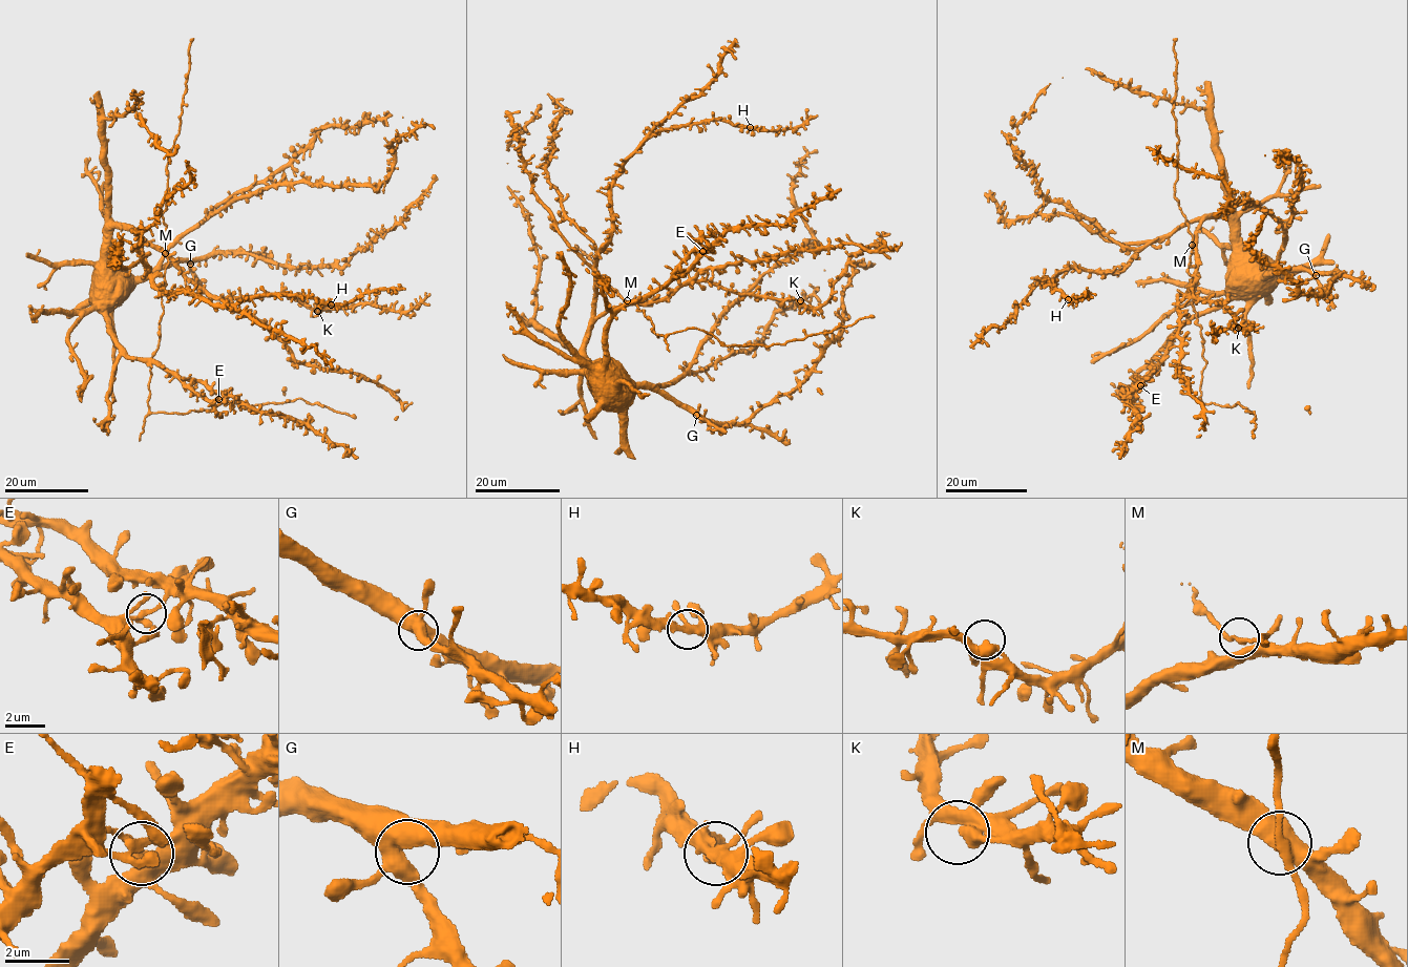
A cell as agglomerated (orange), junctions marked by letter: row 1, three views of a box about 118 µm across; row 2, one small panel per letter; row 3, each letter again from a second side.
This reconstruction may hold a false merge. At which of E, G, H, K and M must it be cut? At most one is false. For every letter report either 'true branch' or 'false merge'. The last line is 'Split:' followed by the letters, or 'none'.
E: true branch
G: true branch
H: true branch
K: true branch
M: true branch
Split: none

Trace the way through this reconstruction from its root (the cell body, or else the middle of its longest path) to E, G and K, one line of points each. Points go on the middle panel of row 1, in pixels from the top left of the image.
E: (612, 385), (617, 374), (605, 364), (610, 318), (624, 307), (642, 301), (667, 282), (687, 255), (702, 251)
G: (612, 385), (663, 390), (696, 415)
K: (612, 385), (593, 370), (584, 350), (588, 328), (609, 311), (650, 305), (693, 280), (800, 300)

